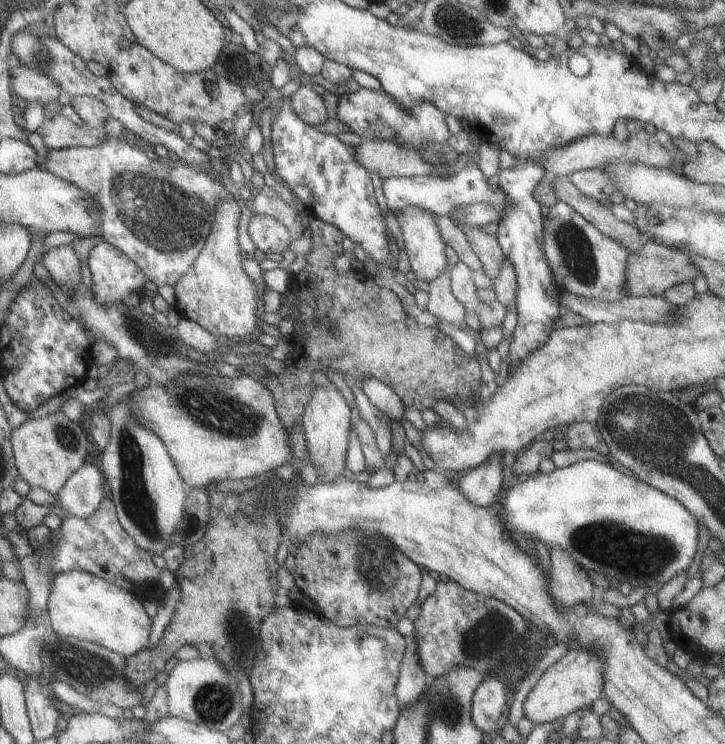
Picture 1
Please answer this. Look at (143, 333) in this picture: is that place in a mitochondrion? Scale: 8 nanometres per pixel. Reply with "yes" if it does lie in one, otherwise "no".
yes

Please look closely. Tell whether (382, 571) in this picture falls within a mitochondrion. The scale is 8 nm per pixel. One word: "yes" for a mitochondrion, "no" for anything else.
yes

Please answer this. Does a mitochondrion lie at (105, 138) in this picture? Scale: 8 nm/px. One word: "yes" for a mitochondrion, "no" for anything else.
no

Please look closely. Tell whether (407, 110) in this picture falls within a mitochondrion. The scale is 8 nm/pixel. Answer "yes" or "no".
no

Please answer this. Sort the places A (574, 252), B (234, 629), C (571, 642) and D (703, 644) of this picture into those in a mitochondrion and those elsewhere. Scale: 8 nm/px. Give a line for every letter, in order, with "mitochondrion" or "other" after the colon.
A: mitochondrion
B: mitochondrion
C: other
D: other

